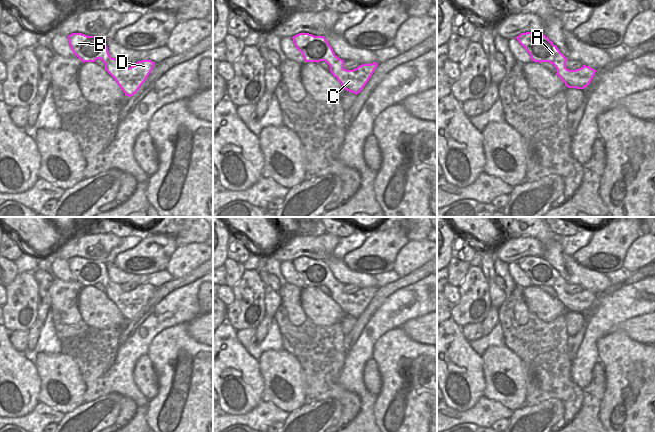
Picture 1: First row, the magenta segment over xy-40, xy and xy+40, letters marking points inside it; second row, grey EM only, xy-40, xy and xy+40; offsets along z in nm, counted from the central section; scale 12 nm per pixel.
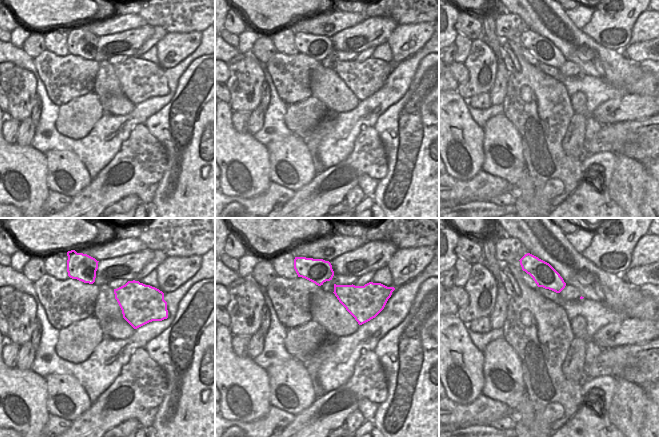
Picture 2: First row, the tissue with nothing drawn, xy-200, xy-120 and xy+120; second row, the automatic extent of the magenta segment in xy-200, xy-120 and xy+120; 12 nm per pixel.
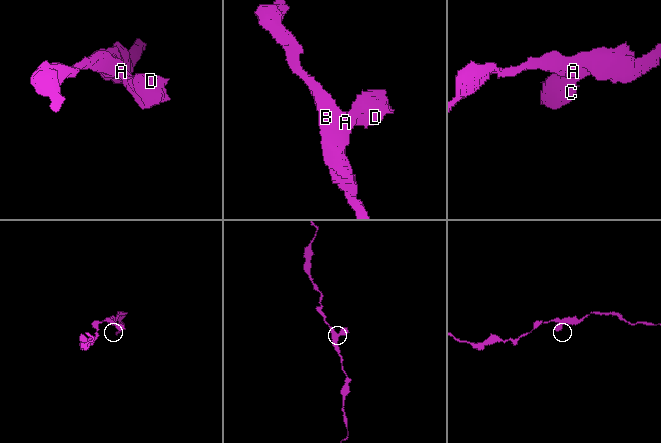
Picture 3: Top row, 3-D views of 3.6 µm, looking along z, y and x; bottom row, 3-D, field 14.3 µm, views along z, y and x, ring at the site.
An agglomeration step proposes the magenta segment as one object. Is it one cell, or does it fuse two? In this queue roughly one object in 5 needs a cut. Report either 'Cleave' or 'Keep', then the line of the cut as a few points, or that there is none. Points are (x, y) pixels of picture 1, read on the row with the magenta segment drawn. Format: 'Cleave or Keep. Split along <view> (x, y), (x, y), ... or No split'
Keep. No split

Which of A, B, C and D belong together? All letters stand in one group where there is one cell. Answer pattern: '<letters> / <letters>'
A B C D

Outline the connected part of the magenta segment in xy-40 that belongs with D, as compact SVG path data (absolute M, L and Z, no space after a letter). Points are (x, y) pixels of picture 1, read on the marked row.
M72 33L68 35L68 40L73 53L83 63L101 59L105 64L105 70L129 97L137 93L155 65L155 62L147 59L138 61L129 68L124 68L121 61L110 56L105 37Z

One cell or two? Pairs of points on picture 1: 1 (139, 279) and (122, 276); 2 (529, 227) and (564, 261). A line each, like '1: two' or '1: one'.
1: one
2: one

